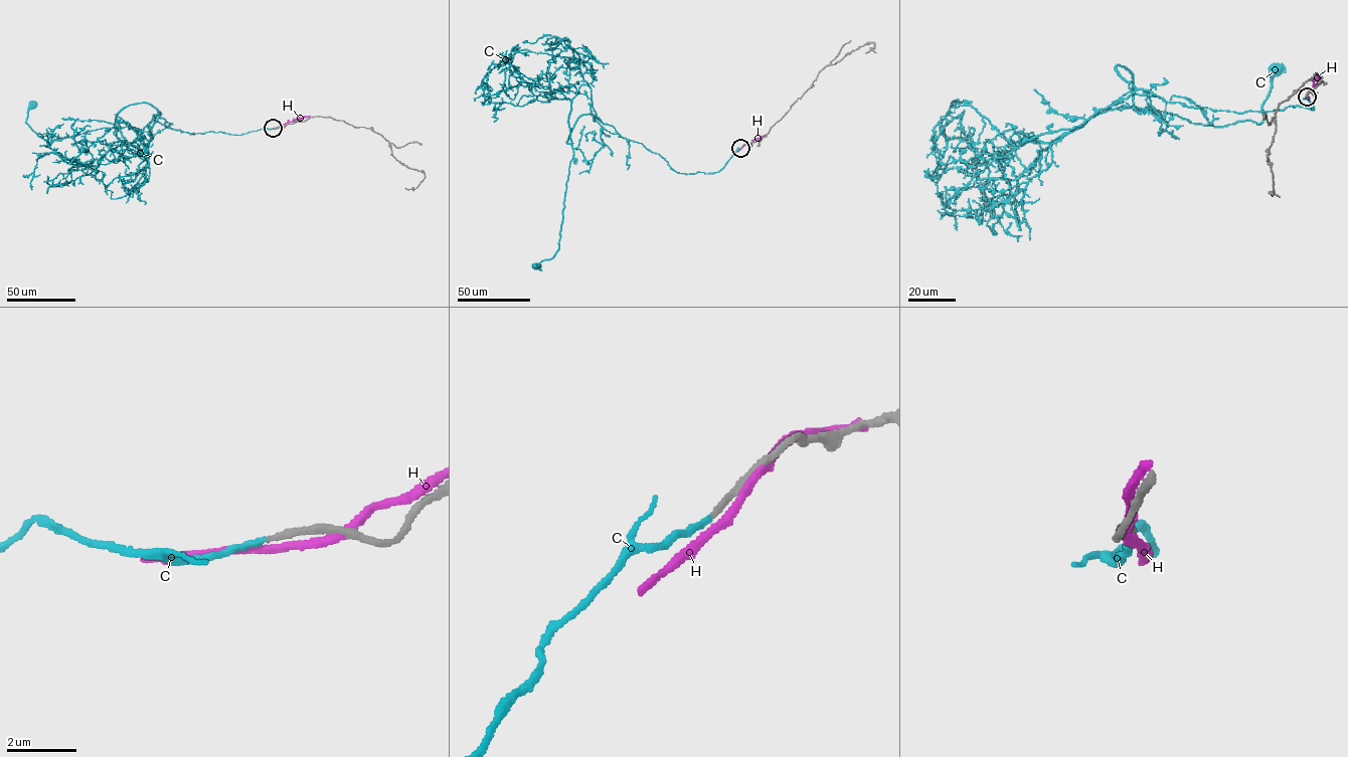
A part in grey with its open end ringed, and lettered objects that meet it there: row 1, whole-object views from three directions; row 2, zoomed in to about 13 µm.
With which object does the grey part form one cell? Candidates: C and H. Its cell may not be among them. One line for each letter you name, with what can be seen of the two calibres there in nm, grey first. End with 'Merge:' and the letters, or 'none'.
C: 170/150 nm
Merge: C

